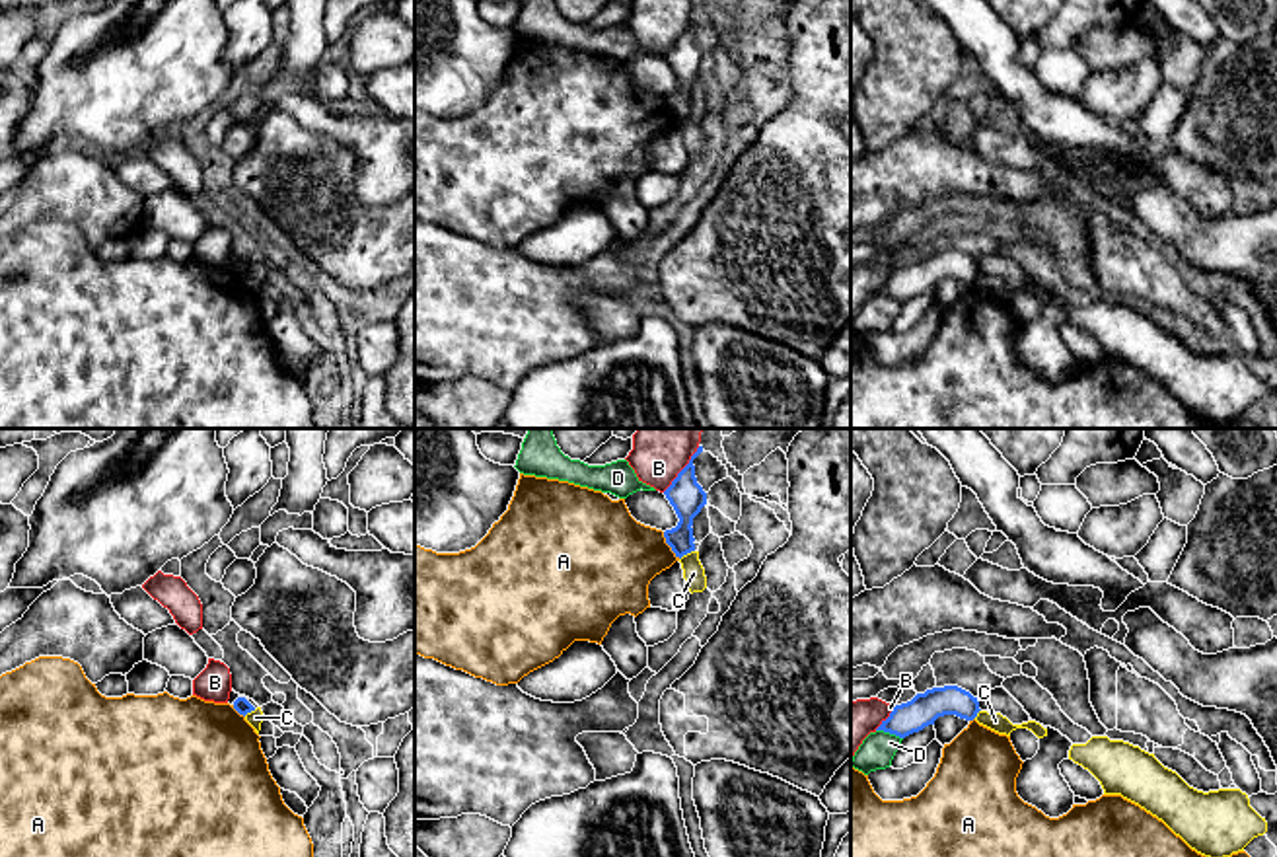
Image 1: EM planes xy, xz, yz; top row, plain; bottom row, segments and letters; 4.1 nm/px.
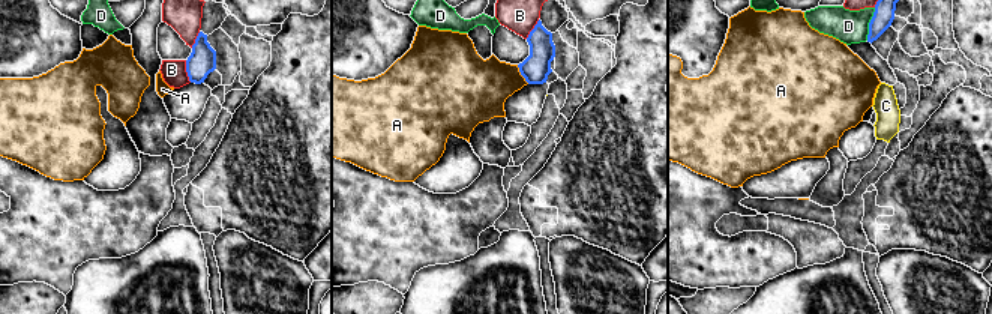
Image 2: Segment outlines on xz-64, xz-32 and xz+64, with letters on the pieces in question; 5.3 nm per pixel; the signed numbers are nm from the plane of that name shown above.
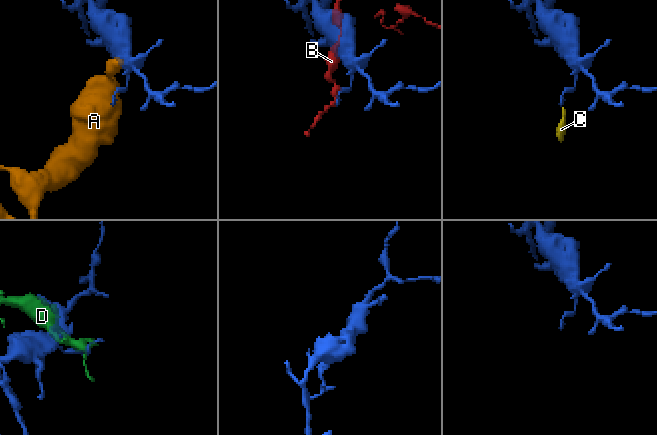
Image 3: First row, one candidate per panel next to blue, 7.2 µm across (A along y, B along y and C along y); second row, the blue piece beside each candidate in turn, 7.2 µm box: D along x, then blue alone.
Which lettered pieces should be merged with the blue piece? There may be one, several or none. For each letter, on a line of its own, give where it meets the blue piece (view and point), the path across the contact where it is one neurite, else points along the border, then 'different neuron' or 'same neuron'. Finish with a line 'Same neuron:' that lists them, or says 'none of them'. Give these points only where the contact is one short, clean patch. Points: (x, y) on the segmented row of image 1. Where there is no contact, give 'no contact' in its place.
A: meets blue in xz at (668, 544); different neuron
B: meets blue in xz at (682, 470); different neuron
C: meets blue in xz at (686, 554); border along xz (693, 550), (680, 559); different neuron
D: meets blue in yz at (890, 733); different neuron
Same neuron: none of them

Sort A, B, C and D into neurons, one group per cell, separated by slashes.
A / B / C / D

